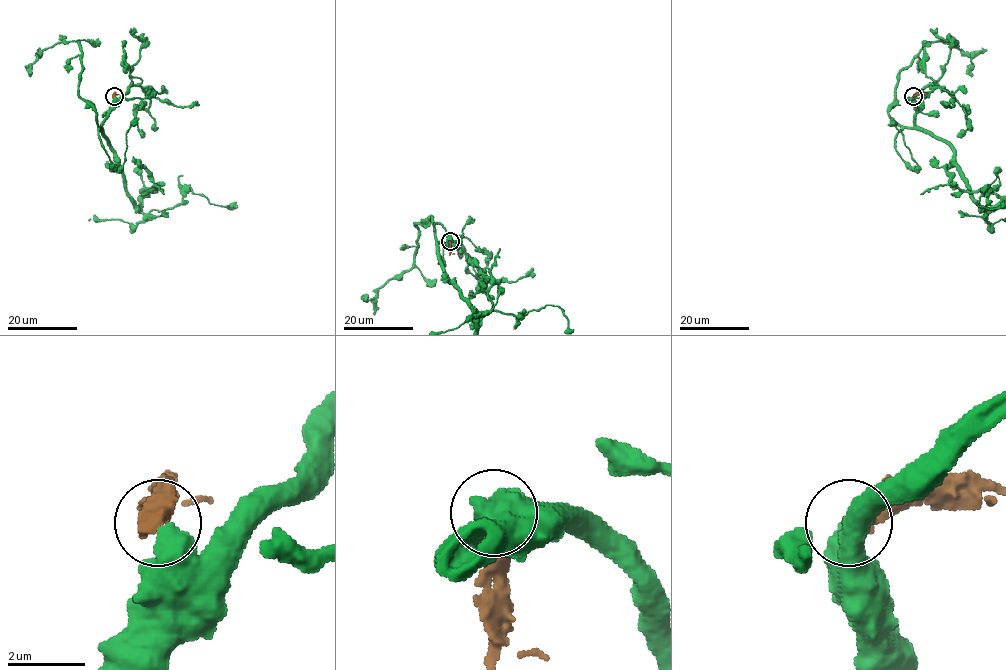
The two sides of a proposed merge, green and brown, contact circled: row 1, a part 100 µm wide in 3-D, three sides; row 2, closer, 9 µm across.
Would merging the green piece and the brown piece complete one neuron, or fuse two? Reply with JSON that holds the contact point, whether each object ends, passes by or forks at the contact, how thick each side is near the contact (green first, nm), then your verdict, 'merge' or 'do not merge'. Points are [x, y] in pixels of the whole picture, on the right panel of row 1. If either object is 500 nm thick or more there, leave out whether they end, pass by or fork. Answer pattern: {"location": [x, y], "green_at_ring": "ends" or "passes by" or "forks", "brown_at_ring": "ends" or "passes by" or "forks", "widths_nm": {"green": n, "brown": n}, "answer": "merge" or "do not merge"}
{"location": [913, 96], "widths_nm": {"green": 500, "brown": 600}, "answer": "do not merge"}

